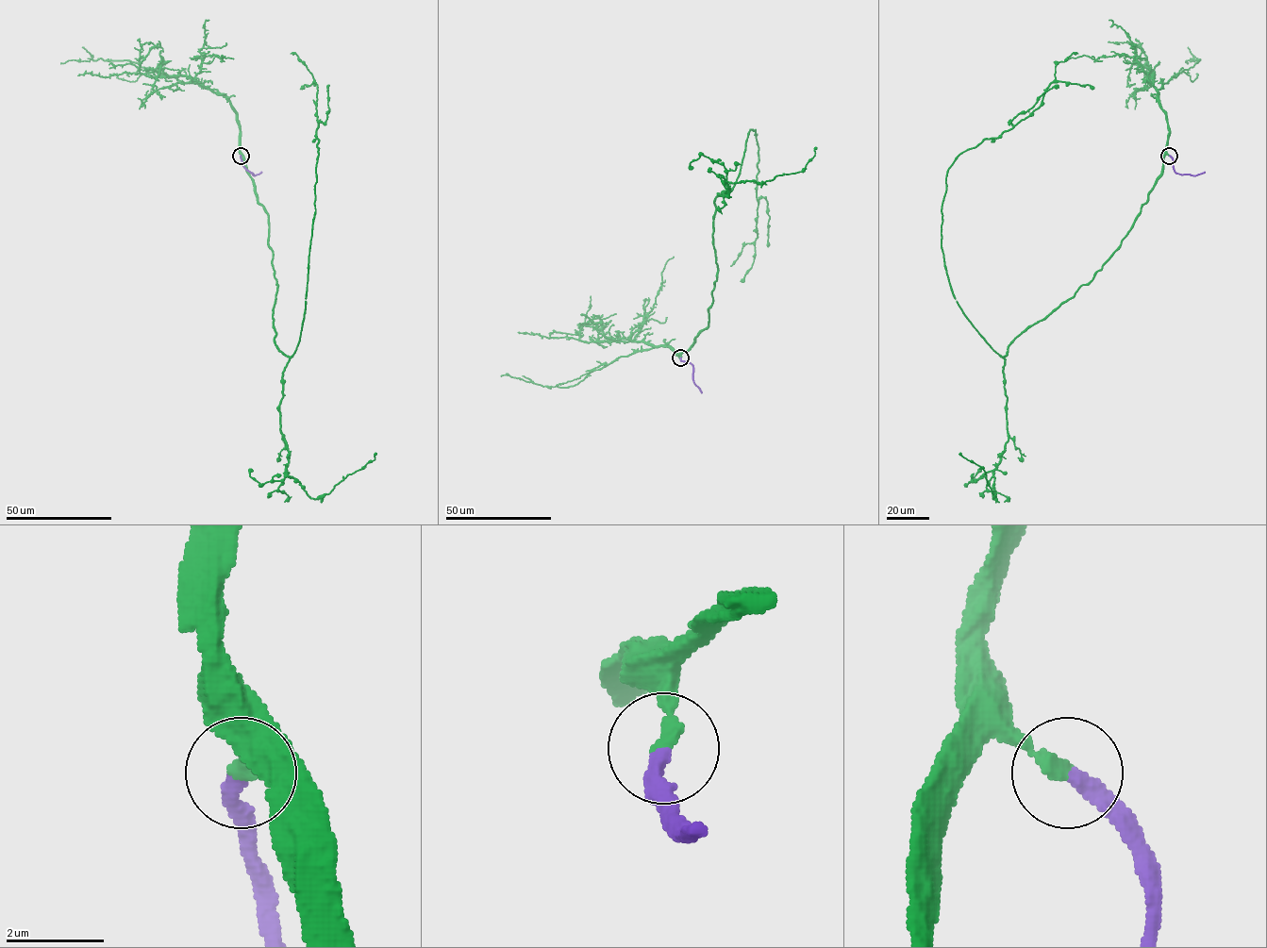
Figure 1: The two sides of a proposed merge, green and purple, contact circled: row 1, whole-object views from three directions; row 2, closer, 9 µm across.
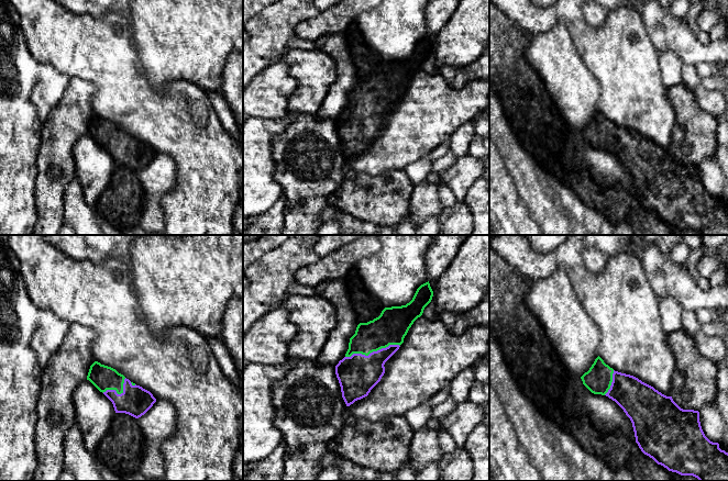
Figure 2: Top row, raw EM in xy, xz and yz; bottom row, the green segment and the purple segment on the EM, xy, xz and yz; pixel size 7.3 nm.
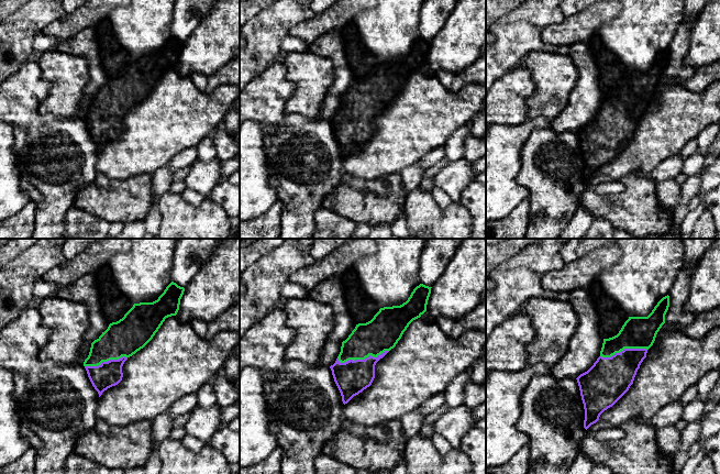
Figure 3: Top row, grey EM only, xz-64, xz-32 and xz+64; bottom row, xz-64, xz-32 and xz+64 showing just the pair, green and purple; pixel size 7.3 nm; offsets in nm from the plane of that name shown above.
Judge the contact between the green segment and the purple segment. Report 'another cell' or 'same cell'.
same cell

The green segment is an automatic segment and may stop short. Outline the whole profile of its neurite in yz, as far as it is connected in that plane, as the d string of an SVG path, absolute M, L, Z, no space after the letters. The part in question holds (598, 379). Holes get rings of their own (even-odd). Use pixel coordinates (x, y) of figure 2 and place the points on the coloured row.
M599 356L581 379L592 393L608 396L624 410L632 423L639 448L658 465L699 481L728 481L728 452L705 436L698 411L681 409L672 396L662 394L633 376L615 371Z

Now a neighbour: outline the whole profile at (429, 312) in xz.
M434 280L434 281L430 281L429 283L433 291L433 297L431 302L424 307L422 315L429 320L438 320L442 322L448 328L450 328L456 320L456 314L451 312L444 312L444 313L435 312L434 295L437 292L438 282L437 280Z

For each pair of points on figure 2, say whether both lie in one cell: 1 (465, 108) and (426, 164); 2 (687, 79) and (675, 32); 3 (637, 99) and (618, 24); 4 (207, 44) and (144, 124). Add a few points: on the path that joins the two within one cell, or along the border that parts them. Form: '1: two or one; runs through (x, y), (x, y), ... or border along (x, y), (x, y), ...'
1: two; border along (427, 155), (409, 163), (404, 168)
2: two; border along (684, 63), (693, 63), (695, 65)
3: one; runs through (630, 80), (626, 64), (621, 57), (621, 43)
4: two; border along (150, 82), (163, 93), (168, 85), (175, 87)

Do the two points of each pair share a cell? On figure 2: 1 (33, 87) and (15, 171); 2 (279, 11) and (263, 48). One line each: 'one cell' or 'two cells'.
1: one cell
2: one cell

